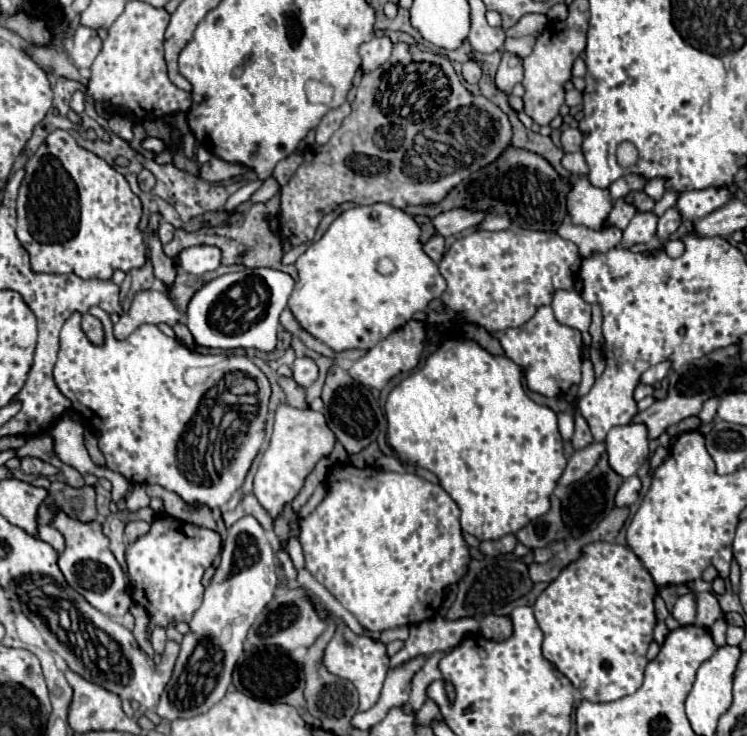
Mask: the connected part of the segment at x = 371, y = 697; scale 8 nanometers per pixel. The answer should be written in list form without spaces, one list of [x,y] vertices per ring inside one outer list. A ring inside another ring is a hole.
[[[340,622],[338,628],[336,628],[336,634],[334,638],[330,640],[326,652],[324,652],[324,666],[344,678],[344,680],[350,680],[358,694],[360,694],[360,710],[368,710],[370,706],[376,704],[378,696],[380,696],[380,690],[382,690],[382,682],[388,674],[388,656],[386,656],[386,646],[368,638],[368,636],[356,636],[354,632],[350,632],[350,628]]]

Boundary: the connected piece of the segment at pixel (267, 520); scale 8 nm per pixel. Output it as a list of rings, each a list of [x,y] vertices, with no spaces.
[[[254,494],[242,498],[242,502],[238,504],[238,508],[236,508],[234,512],[228,512],[228,514],[226,514],[224,522],[226,522],[226,526],[230,526],[230,524],[234,524],[236,520],[240,520],[242,516],[254,516],[254,518],[262,524],[264,530],[272,530],[272,526],[274,526],[272,516],[260,506],[260,502],[256,502],[256,496],[254,496]]]

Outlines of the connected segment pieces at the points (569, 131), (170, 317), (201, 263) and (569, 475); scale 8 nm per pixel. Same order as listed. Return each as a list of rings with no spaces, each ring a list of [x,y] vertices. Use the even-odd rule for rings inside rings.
[[[566,128],[562,130],[562,150],[564,152],[578,152],[580,150],[580,142],[582,142],[582,132],[574,130],[574,128]]]
[[[144,290],[138,292],[132,300],[130,310],[120,316],[118,324],[114,324],[114,336],[118,340],[124,340],[142,324],[168,324],[174,326],[180,320],[180,312],[176,310],[174,302],[164,294],[156,290]]]
[[[190,246],[178,254],[176,264],[188,274],[204,274],[220,266],[220,250],[214,246]]]
[[[590,444],[584,450],[574,452],[570,456],[568,466],[566,466],[564,474],[560,476],[558,484],[560,486],[570,486],[572,482],[578,482],[580,478],[584,478],[584,474],[588,474],[594,468],[594,464],[598,462],[602,450],[604,450],[604,444]]]

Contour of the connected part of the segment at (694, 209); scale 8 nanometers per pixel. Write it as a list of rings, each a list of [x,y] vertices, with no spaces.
[[[706,188],[706,190],[692,190],[684,192],[676,200],[676,210],[680,212],[682,220],[698,220],[706,214],[714,212],[716,208],[724,206],[730,200],[730,192],[726,188]]]

